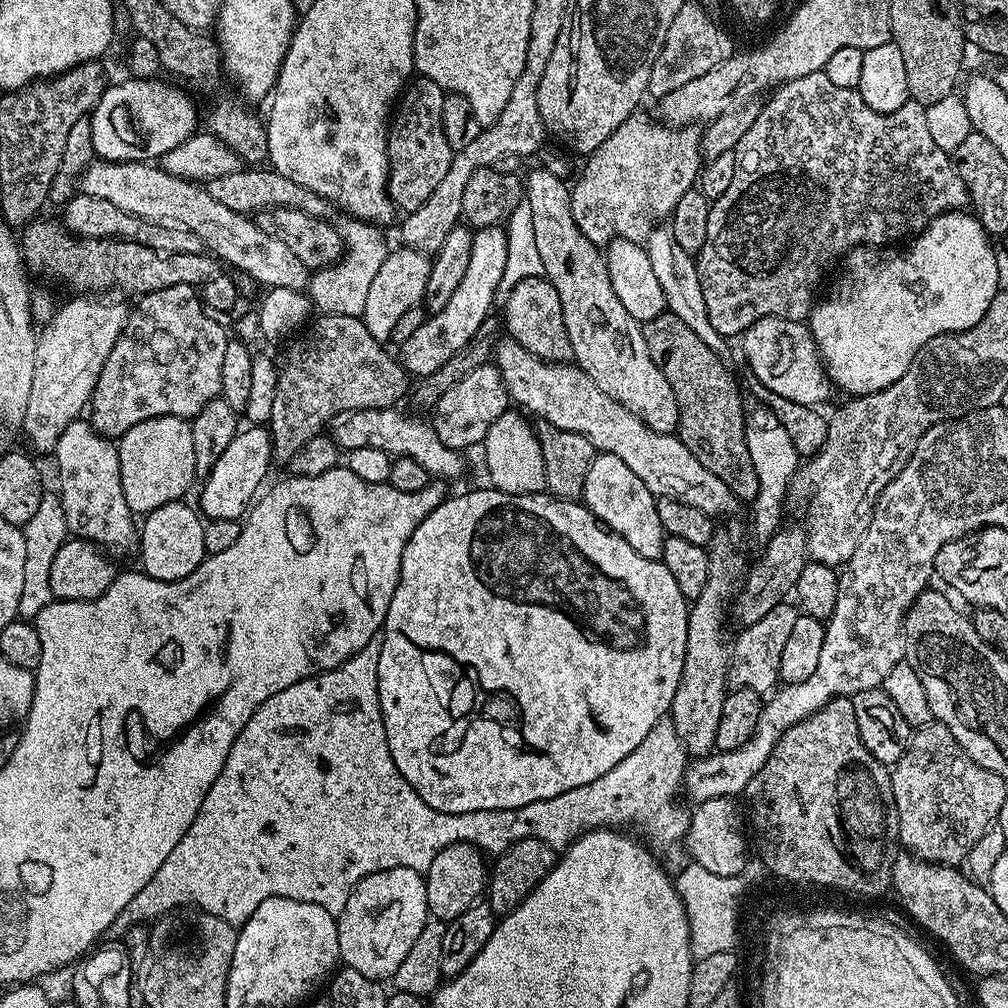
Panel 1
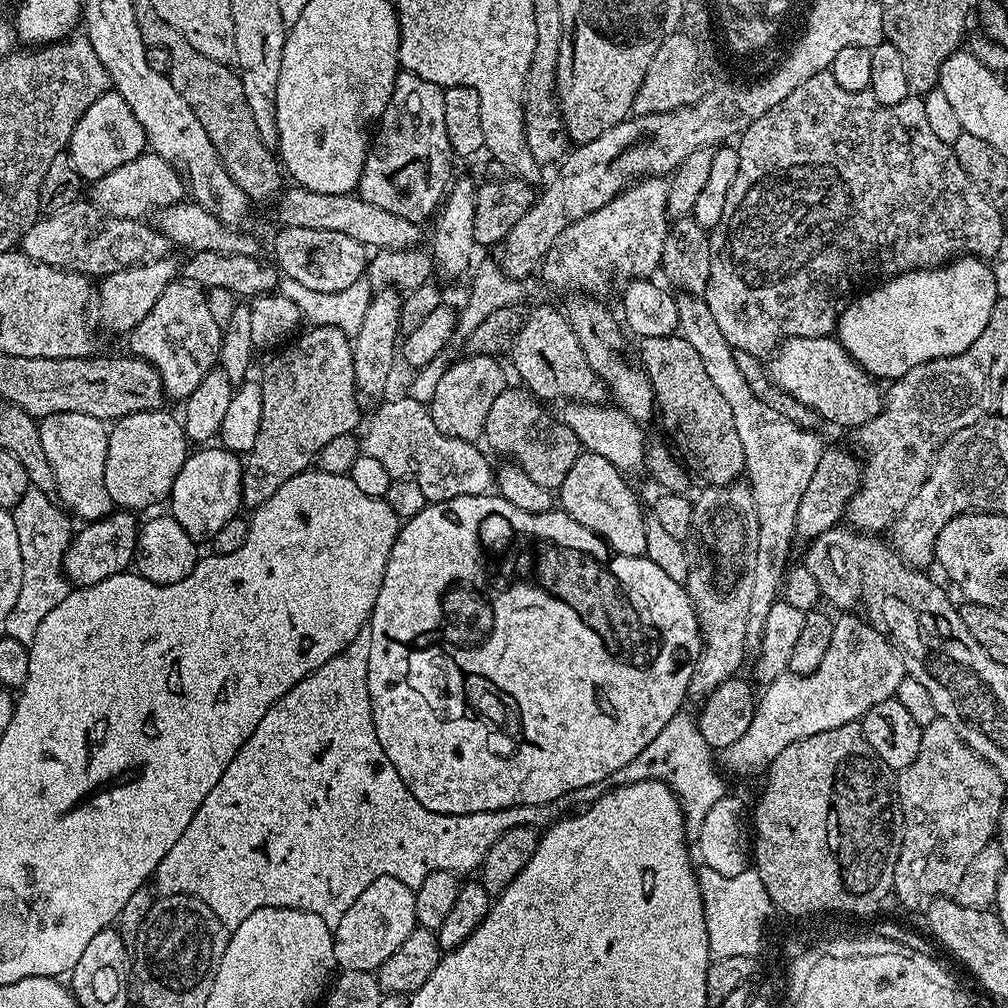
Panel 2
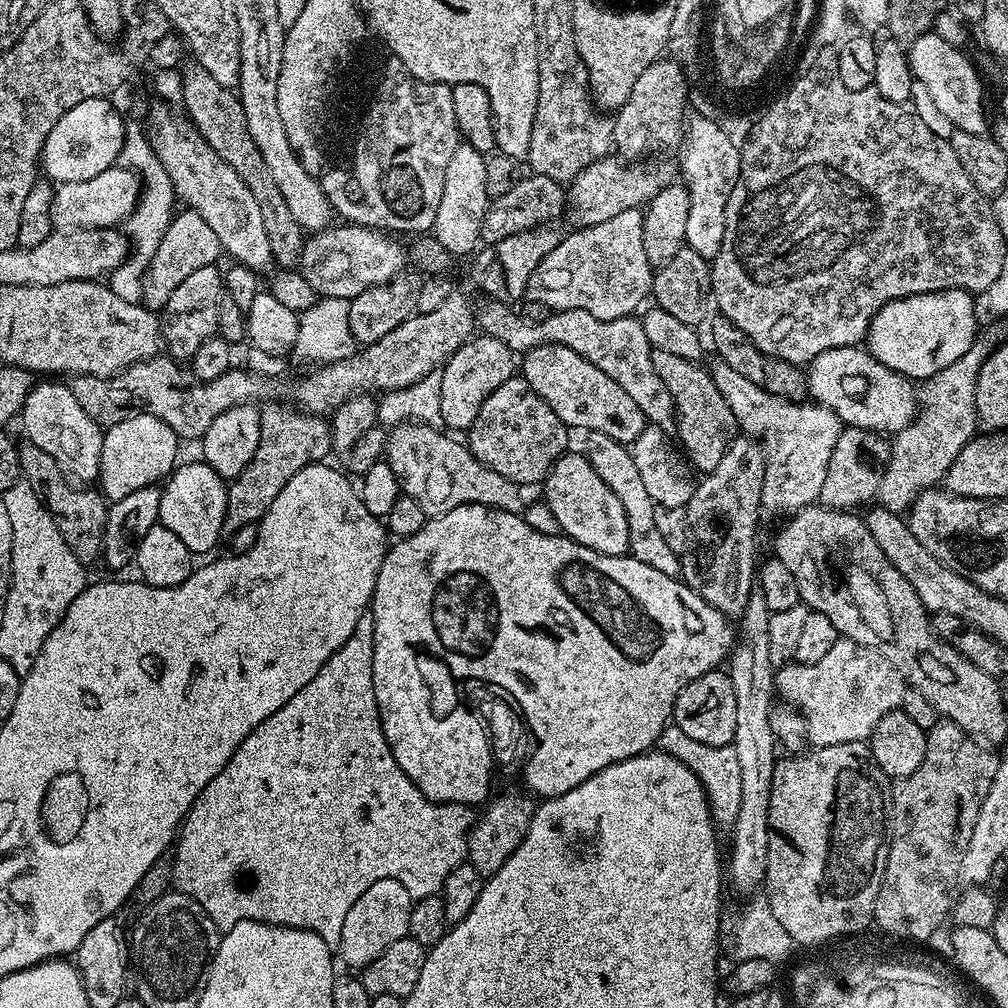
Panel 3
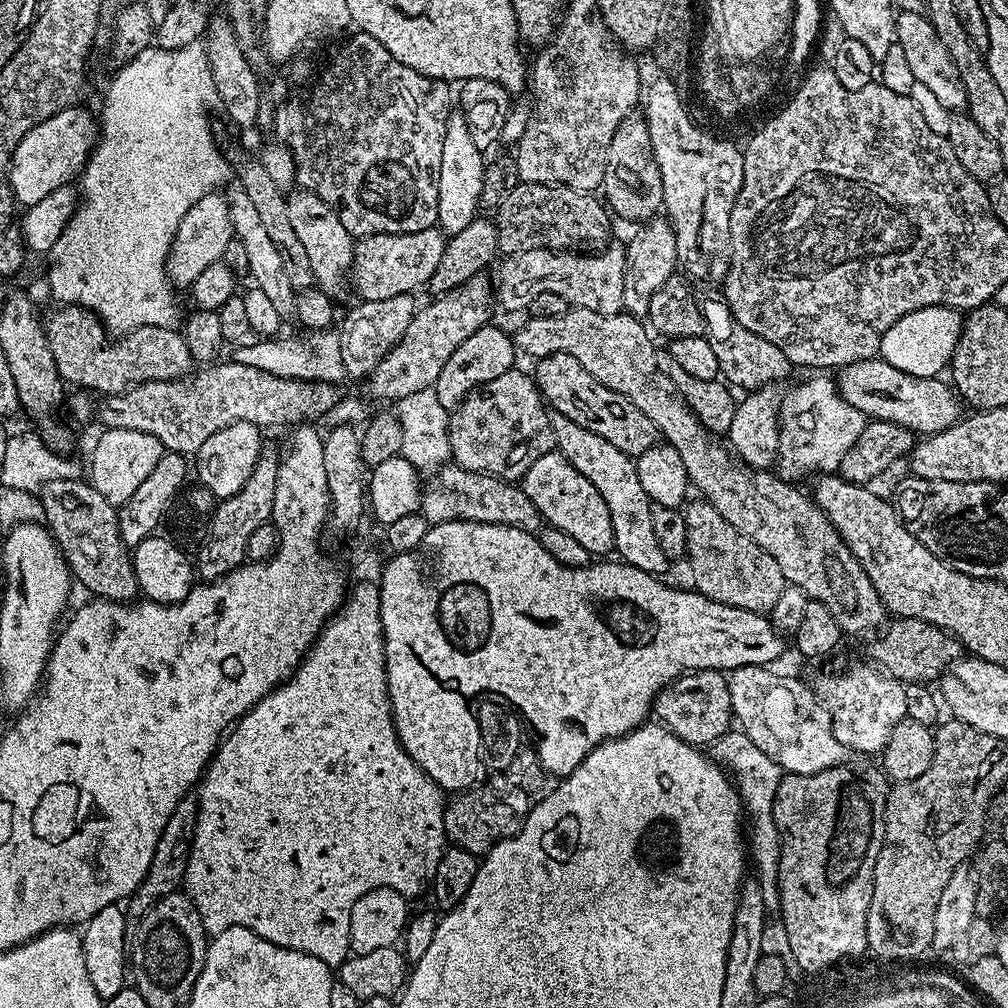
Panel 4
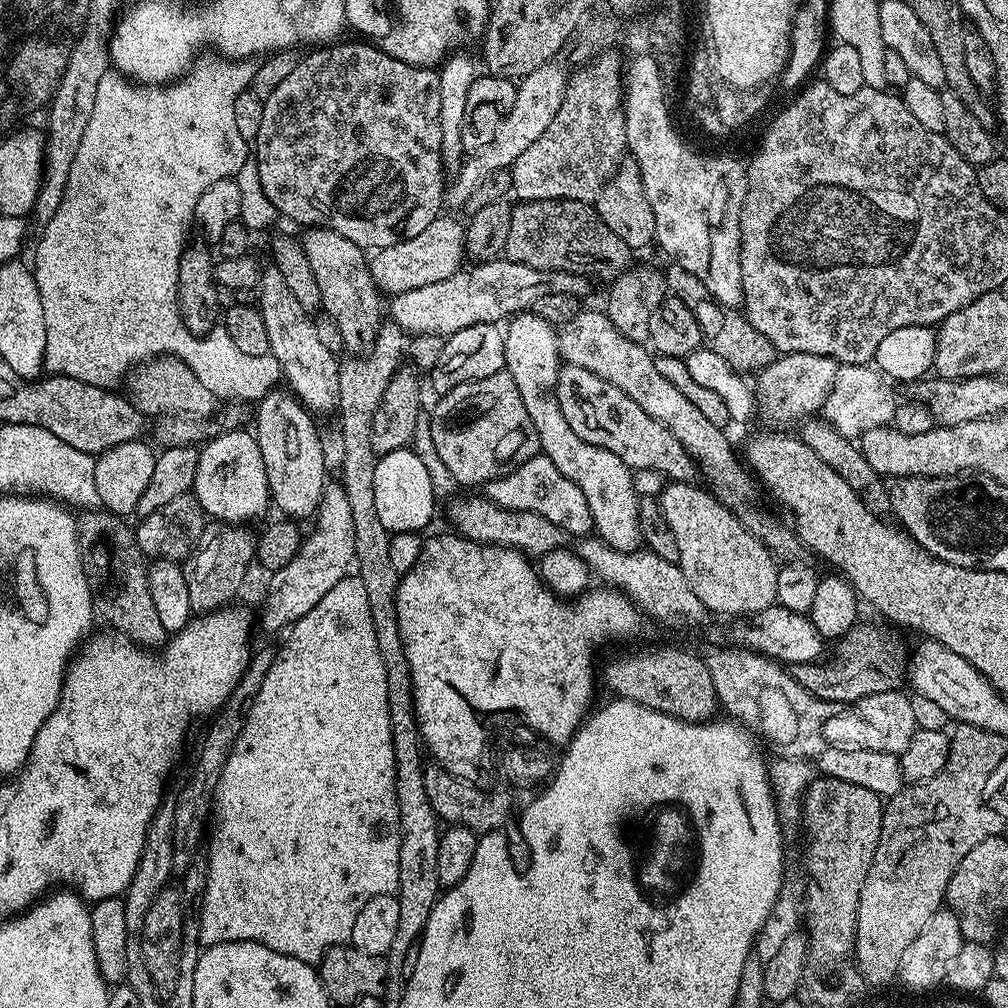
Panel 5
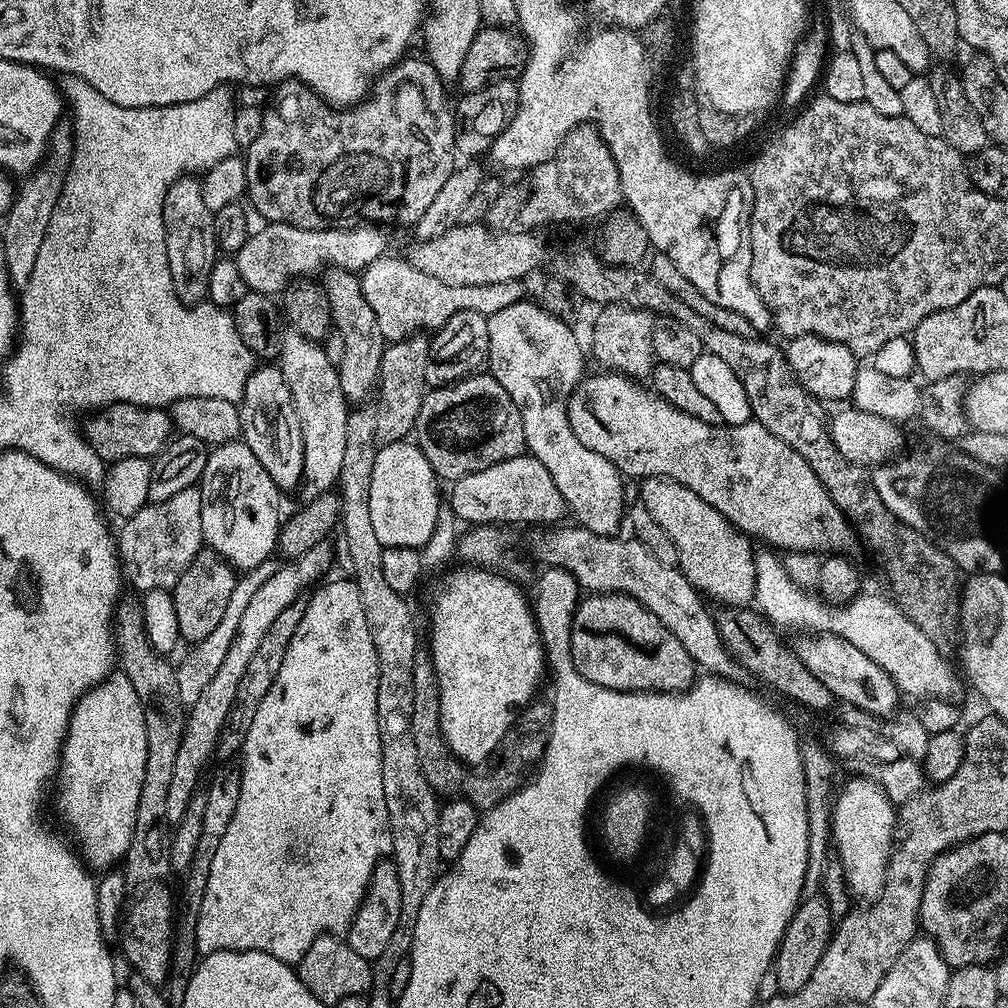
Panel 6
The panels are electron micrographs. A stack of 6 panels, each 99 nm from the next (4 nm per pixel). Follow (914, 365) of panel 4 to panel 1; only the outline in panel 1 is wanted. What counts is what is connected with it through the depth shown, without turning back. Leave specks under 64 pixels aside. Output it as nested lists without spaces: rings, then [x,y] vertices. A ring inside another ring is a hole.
[[[964,210],[944,212],[938,218],[930,221],[923,232],[913,235],[910,243],[912,245],[909,248],[902,249],[901,252],[881,250],[876,246],[852,249],[847,256],[843,257],[844,273],[841,274],[840,281],[836,284],[836,289],[825,300],[823,297],[819,302],[813,304],[812,315],[806,321],[816,343],[816,349],[820,351],[820,358],[824,361],[824,371],[828,373],[829,380],[832,381],[839,391],[841,388],[842,391],[849,392],[847,394],[849,397],[865,396],[871,392],[882,390],[894,382],[898,382],[898,378],[902,378],[902,374],[906,374],[910,362],[914,362],[918,350],[922,350],[922,346],[926,346],[926,342],[930,342],[930,338],[938,338],[946,335],[948,332],[970,330],[970,326],[974,326],[974,322],[982,322],[982,314],[986,314],[986,310],[990,310],[990,302],[994,302],[996,293],[1001,291],[1000,283],[998,282],[997,249],[995,247],[992,248],[993,241],[975,215],[969,214]]]

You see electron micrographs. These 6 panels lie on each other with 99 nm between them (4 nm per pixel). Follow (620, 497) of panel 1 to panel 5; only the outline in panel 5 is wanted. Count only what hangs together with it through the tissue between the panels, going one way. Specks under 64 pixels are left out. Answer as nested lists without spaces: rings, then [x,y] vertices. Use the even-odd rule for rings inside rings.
[[[543,454],[532,456],[518,470],[506,474],[502,478],[492,480],[486,485],[487,499],[494,501],[499,508],[505,508],[511,512],[533,512],[542,514],[542,518],[550,518],[554,526],[561,528],[569,537],[584,538],[593,531],[590,518],[590,506],[582,495],[582,490],[550,462],[550,458]]]

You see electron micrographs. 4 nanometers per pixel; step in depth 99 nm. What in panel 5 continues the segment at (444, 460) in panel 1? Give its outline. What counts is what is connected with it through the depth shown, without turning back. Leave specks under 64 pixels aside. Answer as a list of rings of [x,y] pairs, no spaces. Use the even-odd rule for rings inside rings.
[[[456,494],[447,501],[448,520],[459,535],[467,540],[476,540],[480,544],[497,544],[503,548],[514,548],[529,558],[539,558],[555,548],[565,547],[566,533],[550,518],[542,518],[542,514],[533,512],[511,512],[499,508],[494,501],[480,496],[462,496]]]

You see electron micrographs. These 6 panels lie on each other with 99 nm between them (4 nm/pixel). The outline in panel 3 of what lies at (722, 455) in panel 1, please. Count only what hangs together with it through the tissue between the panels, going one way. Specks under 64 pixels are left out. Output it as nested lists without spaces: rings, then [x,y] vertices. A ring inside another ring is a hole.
[[[653,348],[652,361],[654,370],[658,370],[658,378],[670,390],[674,409],[674,429],[680,435],[679,443],[686,453],[688,463],[697,473],[707,474],[722,462],[722,454],[730,446],[730,442],[738,435],[736,419],[730,414],[730,406],[726,406],[726,398],[718,394],[718,386],[714,386],[712,373],[694,360],[678,358],[678,354],[670,354],[666,350]]]

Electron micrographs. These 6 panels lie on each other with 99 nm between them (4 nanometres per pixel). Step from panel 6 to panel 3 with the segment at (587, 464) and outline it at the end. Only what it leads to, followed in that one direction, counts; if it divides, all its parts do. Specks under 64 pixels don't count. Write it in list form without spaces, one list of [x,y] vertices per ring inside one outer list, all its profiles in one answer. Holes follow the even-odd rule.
[[[588,432],[588,448],[586,455],[590,466],[598,470],[598,478],[610,486],[610,490],[618,496],[618,502],[622,502],[622,510],[626,512],[626,526],[630,532],[628,552],[638,562],[646,562],[646,566],[654,566],[654,570],[662,570],[667,576],[680,576],[680,557],[677,549],[668,545],[665,529],[654,523],[654,510],[657,504],[650,498],[649,491],[642,483],[641,475],[634,466],[634,458],[631,451],[625,445],[620,444],[614,438],[610,438],[601,432]]]

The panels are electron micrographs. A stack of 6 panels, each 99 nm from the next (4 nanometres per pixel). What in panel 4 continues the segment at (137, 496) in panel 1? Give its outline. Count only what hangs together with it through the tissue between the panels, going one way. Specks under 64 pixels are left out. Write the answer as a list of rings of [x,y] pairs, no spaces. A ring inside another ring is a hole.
[[[110,428],[101,431],[96,445],[92,448],[92,476],[90,482],[106,498],[106,502],[117,506],[124,504],[142,482],[158,466],[158,458],[162,458],[165,448],[154,434],[146,434],[142,430],[126,430],[125,428]]]

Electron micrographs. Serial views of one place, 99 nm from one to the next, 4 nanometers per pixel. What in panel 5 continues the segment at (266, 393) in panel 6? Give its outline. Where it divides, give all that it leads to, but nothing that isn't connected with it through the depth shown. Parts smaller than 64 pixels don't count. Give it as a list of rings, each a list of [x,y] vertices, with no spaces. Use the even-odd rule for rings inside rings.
[[[273,390],[258,401],[254,435],[262,450],[266,466],[268,494],[273,505],[281,508],[285,517],[297,522],[315,517],[324,493],[324,444],[316,433],[310,413],[295,395]]]

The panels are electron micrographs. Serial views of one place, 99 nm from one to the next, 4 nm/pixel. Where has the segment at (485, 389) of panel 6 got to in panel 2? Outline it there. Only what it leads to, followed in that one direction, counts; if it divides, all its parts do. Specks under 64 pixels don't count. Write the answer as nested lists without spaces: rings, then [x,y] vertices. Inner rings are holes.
[[[505,387],[504,392],[494,400],[486,418],[483,439],[504,458],[511,457],[519,464],[538,486],[549,490],[559,489],[561,482],[570,474],[570,468],[580,456],[582,445],[563,419],[551,416],[545,405],[523,387]],[[512,455],[512,456],[508,456]]]

